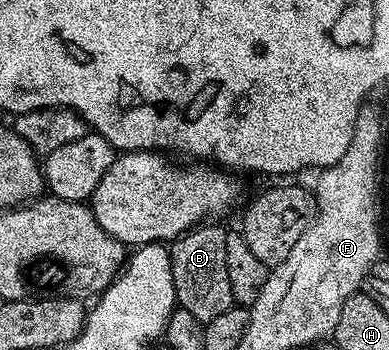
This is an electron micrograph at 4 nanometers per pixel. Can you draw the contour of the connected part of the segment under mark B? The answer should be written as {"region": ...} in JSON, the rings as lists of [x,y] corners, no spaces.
{"region":[[[201,223],[181,234],[170,245],[177,306],[205,323],[234,305],[230,274],[226,272],[227,238],[228,233],[220,230],[216,223]]]}

